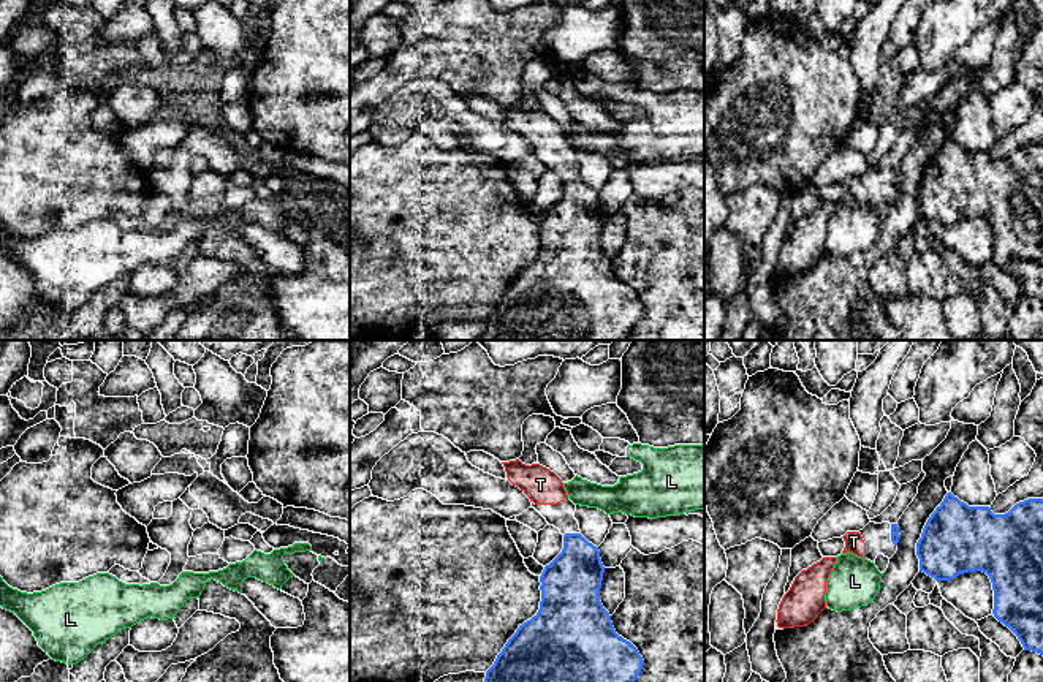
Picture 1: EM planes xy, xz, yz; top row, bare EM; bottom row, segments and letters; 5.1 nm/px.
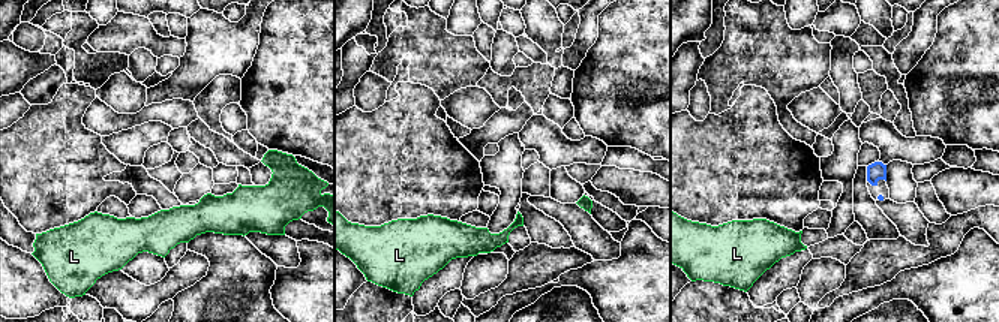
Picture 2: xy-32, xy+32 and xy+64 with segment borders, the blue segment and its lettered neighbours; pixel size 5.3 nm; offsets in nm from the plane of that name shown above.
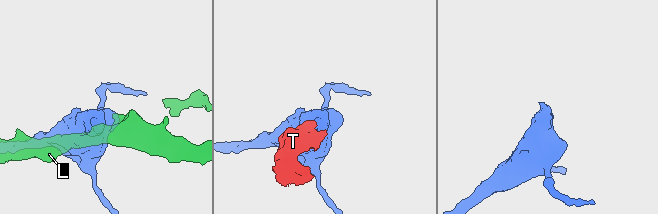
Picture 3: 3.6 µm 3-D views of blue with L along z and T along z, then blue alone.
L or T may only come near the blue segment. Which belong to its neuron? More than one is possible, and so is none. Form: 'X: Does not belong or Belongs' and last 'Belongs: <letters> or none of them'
L: Does not belong
T: Belongs
Belongs: T

